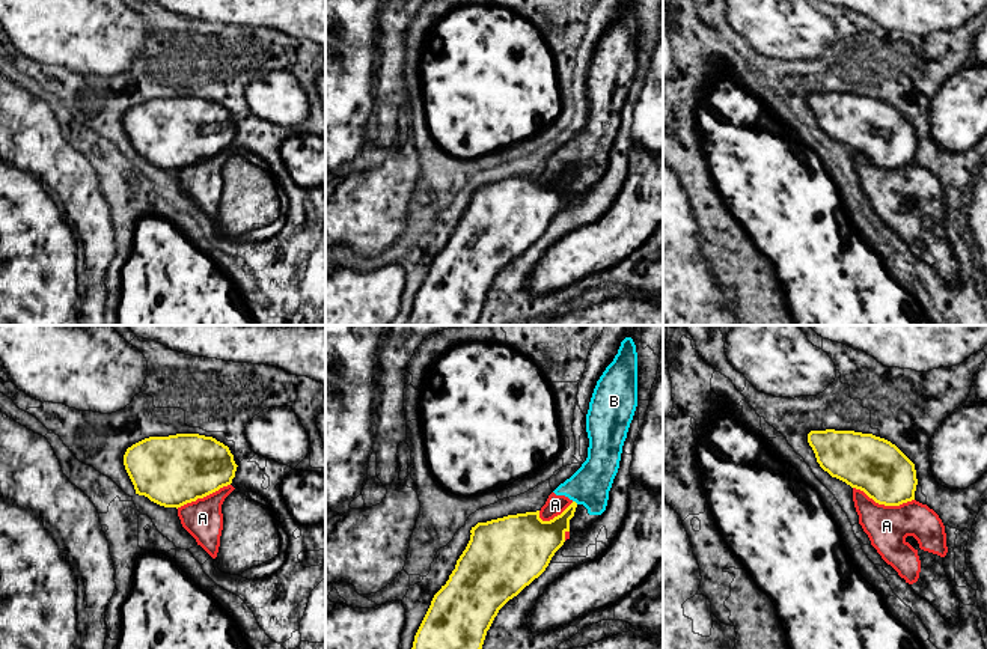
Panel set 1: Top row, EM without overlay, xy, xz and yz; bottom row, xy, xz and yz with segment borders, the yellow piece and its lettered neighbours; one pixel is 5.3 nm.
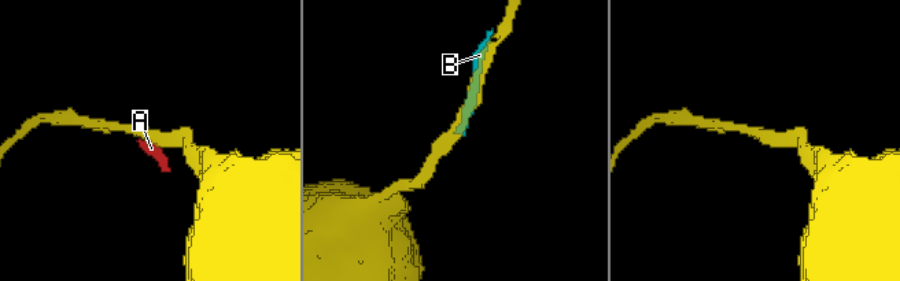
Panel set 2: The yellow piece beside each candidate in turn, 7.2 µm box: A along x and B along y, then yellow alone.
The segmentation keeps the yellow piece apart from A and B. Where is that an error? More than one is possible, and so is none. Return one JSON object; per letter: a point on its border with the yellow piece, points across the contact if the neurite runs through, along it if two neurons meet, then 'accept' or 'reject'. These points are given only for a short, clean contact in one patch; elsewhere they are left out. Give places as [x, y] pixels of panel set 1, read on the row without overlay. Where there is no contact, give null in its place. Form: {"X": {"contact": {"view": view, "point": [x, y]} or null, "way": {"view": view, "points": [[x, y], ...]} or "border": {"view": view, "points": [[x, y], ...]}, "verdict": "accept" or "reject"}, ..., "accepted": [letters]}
{"A": {"contact": {"view": "yz", "point": [883, 166]}, "verdict": "reject"}, "B": {"contact": {"view": "xz", "point": [574, 164]}, "verdict": "reject"}, "accepted": []}

